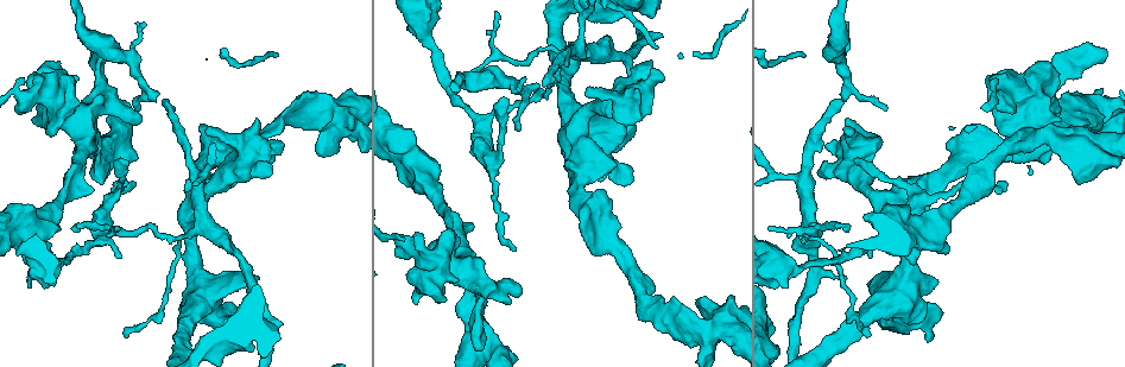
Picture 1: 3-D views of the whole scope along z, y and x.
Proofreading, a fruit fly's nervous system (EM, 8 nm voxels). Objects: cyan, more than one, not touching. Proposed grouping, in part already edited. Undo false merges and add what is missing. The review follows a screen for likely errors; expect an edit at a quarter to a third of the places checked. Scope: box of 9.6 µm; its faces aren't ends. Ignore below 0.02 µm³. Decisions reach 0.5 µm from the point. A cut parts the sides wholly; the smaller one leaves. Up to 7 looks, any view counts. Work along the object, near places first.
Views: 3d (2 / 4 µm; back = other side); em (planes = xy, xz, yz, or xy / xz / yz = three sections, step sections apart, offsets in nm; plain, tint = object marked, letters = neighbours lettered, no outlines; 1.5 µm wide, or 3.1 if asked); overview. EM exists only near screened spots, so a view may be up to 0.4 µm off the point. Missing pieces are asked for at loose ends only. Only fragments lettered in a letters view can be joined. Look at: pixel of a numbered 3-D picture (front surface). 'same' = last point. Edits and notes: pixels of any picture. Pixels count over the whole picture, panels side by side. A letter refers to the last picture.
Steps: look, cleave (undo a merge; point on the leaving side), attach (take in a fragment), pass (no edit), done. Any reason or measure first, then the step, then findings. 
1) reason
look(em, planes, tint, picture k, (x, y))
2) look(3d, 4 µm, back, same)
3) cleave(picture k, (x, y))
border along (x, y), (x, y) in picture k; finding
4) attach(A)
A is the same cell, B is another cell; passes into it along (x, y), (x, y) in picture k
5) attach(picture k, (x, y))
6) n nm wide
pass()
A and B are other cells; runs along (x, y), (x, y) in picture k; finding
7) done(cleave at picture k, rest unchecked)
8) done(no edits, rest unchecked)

free end
look(3d, 4 µm, back, picture 1, (841, 102))

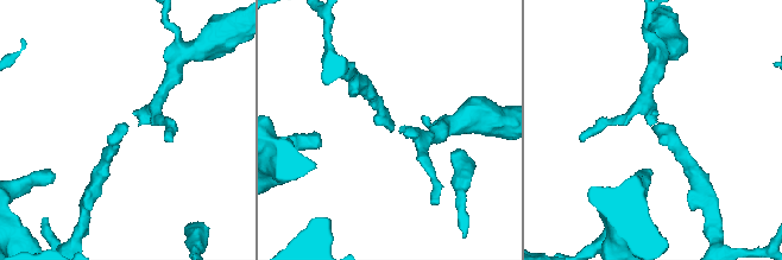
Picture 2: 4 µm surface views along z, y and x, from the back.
look(em, planes, letters, picture 2, (127, 126))

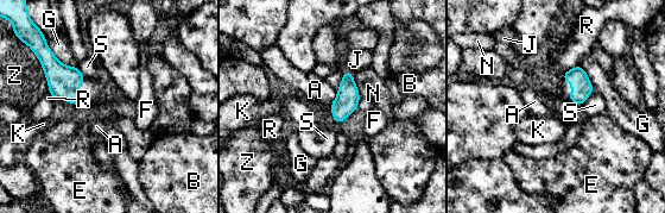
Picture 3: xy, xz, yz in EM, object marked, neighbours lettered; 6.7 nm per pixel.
160 nm wide
pass()
A, B, E, F, G, J, K, N, R, S and Z are other cells; border along (337, 89), (336, 98), (329, 105) in picture 3; none of them fits

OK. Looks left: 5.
end of a long branch
look(em, yz, step 4, letters, picture 1, (507, 112))

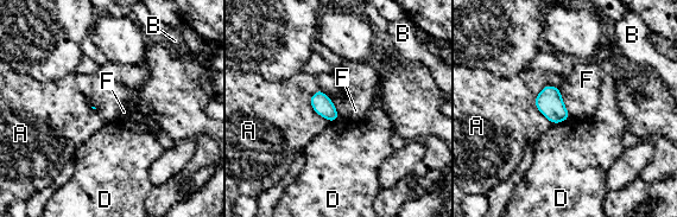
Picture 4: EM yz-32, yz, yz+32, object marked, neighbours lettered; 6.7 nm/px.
pass()
A, B, D and F are other cells; border along (560, 91), (563, 104), (570, 116) in picture 4; no lettered fragment goes on from it

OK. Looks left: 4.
thick end
look(em, planes, letters, picture 1, (30, 286))

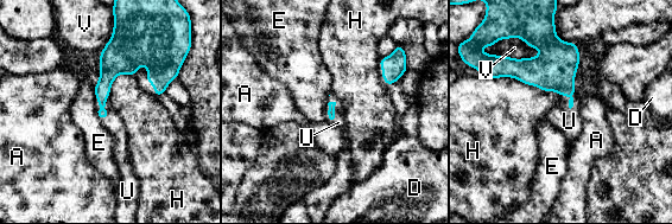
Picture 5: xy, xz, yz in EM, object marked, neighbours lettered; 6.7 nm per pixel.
attach(U)
U is the same cell, A, D, E, H and V are other cells; passes into it along (330, 110), (335, 113), (338, 122) in picture 5; the neuron continues

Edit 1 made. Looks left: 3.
done(attach at picture 5, rest unchecked)

